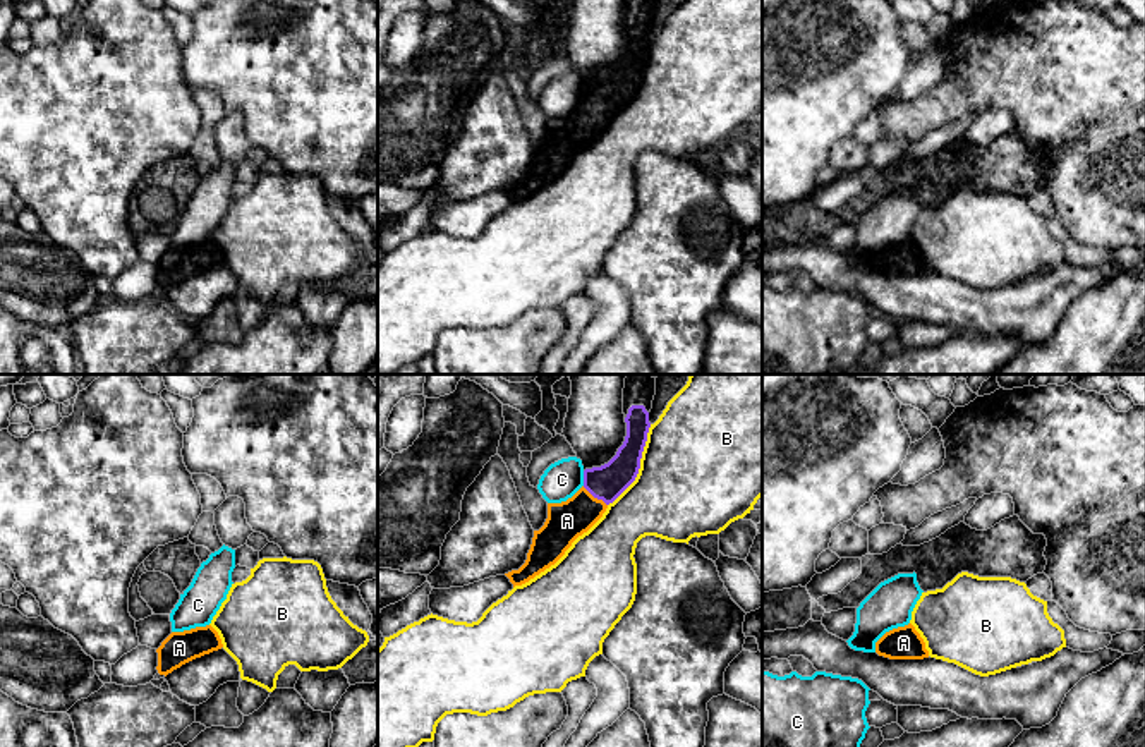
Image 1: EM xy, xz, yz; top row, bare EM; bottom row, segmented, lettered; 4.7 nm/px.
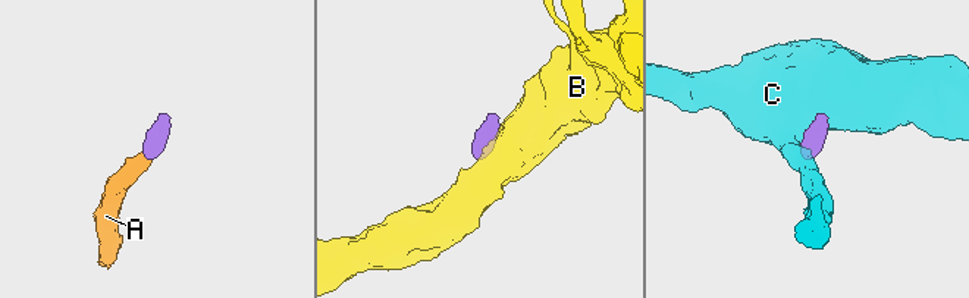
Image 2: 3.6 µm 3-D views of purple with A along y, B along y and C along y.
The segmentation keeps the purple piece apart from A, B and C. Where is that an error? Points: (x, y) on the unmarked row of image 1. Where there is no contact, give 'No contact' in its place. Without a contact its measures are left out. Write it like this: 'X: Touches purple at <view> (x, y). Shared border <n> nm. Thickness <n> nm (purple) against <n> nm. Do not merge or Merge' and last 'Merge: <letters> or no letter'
A: Touches purple at xz (594, 112). Shared border 150 nm. Thickness 170 nm (purple) against 180 nm. Merge
B: Touches purple at xz (639, 81). Shared border 440 nm. Thickness 170 nm (purple) against 500 nm. Do not merge
C: Touches purple at xz (584, 93). Shared border 70 nm. Thickness 170 nm (purple) against 180 nm. Do not merge
Merge: A

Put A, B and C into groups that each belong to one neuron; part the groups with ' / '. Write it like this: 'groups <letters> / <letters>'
groups A / B / C

